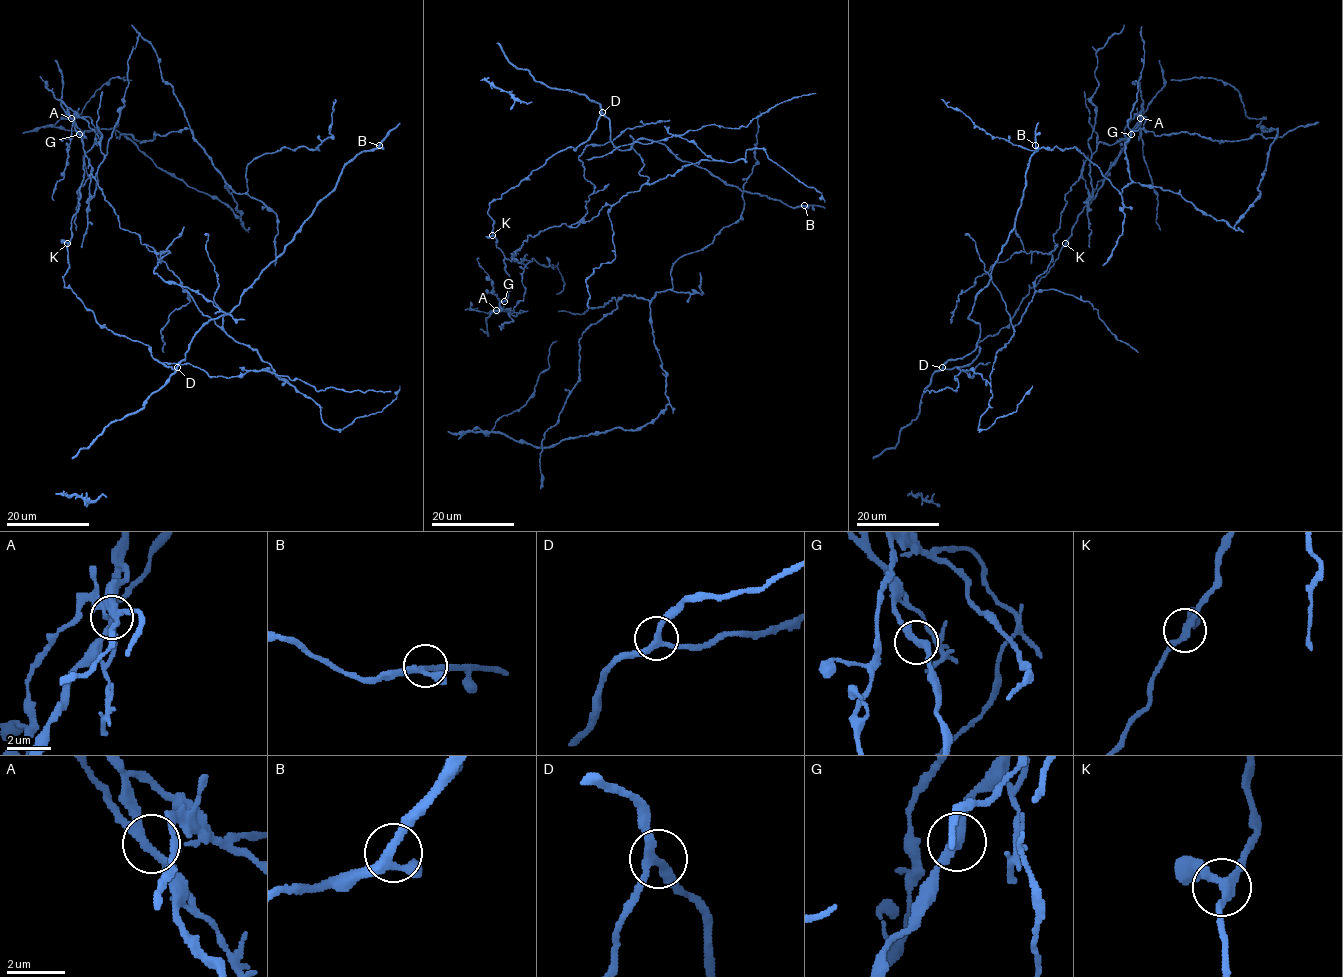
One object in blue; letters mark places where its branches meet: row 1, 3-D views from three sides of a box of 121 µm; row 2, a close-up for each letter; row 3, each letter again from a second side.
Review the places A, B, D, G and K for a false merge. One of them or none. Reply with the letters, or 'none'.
A

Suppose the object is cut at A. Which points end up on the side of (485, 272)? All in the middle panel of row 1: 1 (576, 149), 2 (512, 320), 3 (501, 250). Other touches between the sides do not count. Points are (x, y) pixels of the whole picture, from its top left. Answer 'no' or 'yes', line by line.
1: no
2: yes
3: no

